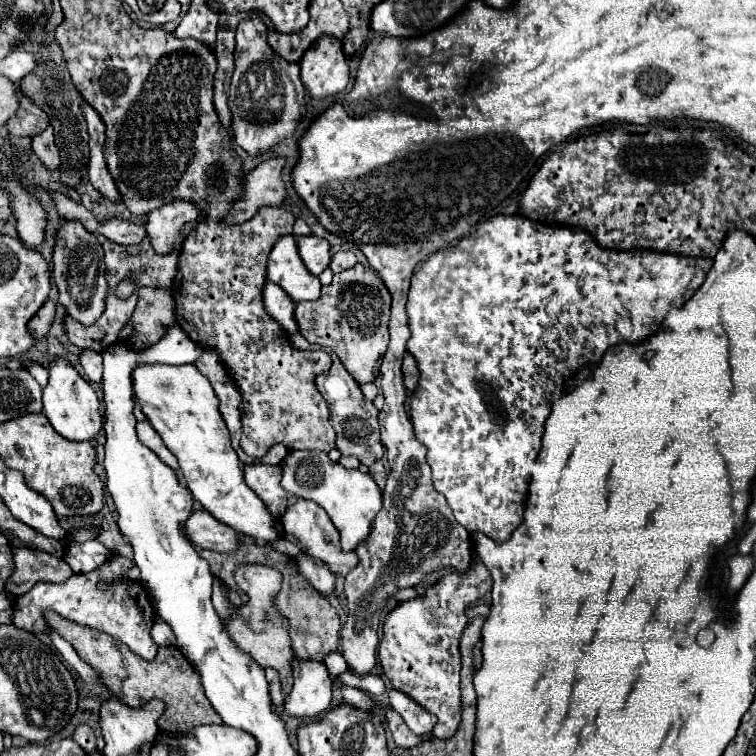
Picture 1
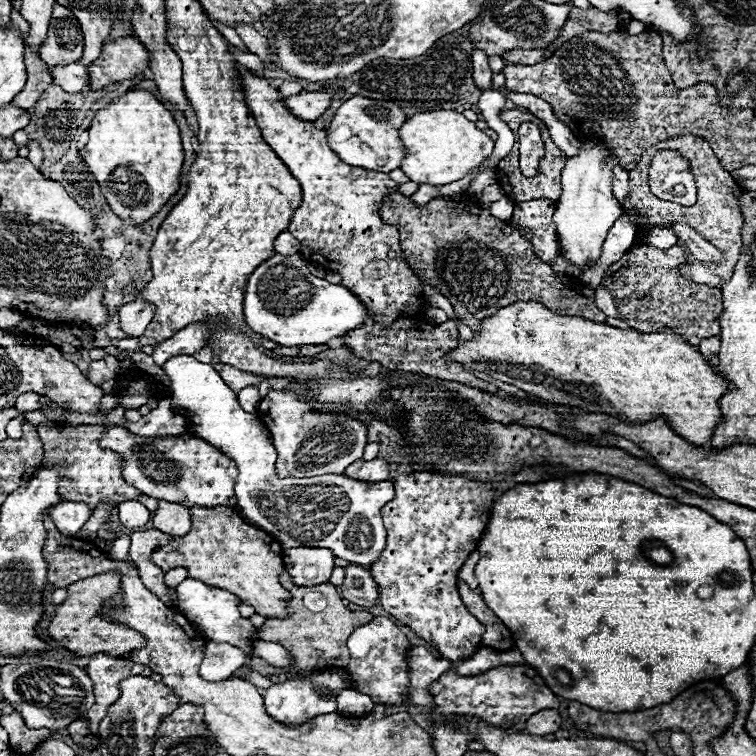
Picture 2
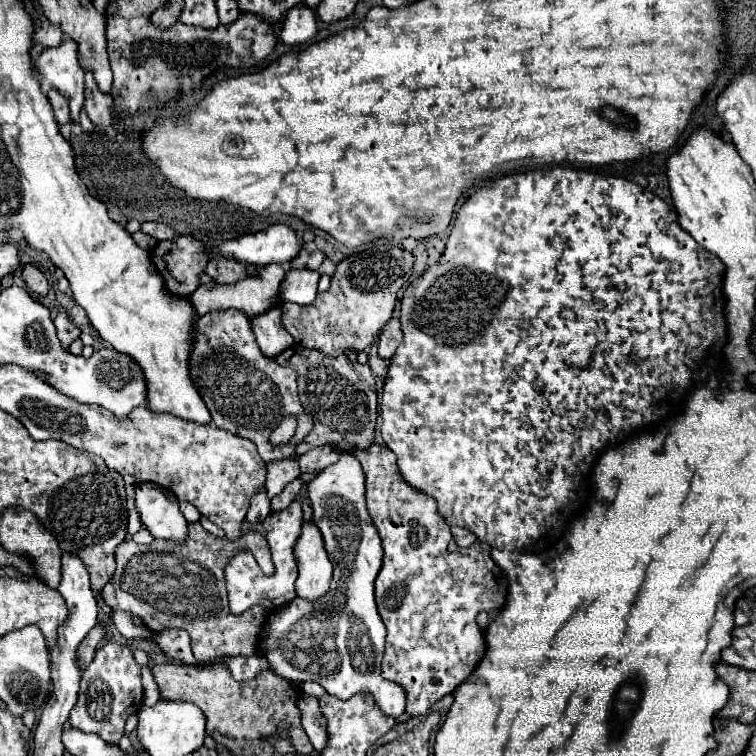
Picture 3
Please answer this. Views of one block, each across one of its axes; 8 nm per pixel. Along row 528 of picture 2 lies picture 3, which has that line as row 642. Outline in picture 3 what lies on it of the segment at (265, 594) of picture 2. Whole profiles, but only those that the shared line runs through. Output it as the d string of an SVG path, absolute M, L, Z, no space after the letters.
M200 522L188 524L188 532L190 540L184 546L166 540L154 540L148 546L140 546L134 540L124 540L124 544L120 544L114 552L116 570L112 580L108 580L102 590L106 606L138 616L152 632L162 632L166 628L186 630L192 640L192 652L196 660L202 662L236 654L258 654L258 640L264 628L266 612L260 606L252 606L252 610L246 610L240 616L230 614L224 568L236 550L248 550L254 554L262 572L272 574L274 564L264 534L250 530L248 534L242 534L238 540L230 542L206 532Z

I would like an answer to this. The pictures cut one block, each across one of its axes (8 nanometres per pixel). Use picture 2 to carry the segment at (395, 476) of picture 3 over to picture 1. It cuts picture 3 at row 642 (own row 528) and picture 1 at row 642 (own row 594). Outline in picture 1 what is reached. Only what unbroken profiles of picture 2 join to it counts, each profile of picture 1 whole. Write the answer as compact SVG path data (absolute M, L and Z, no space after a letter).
M474 556L470 572L464 574L448 574L434 586L430 586L424 596L418 596L416 600L402 602L396 610L392 610L382 626L382 640L380 640L380 664L386 674L386 678L392 682L392 688L412 696L416 702L420 702L422 708L432 712L438 718L438 724L434 728L434 736L440 740L450 740L462 720L462 698L460 698L460 636L468 624L466 620L466 606L478 598L482 598L492 588L492 576L488 568Z

